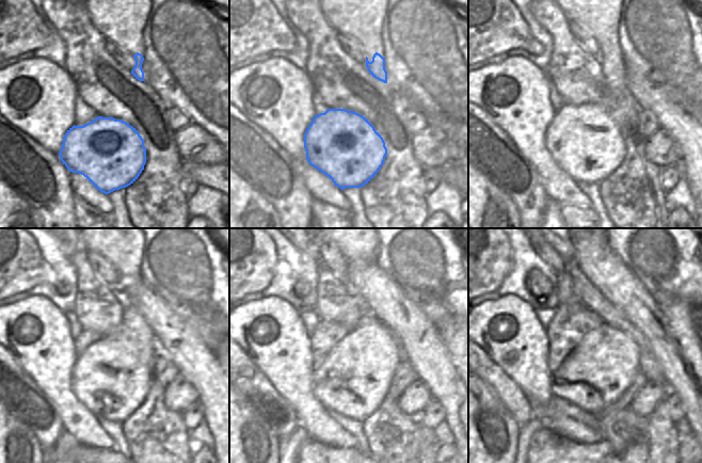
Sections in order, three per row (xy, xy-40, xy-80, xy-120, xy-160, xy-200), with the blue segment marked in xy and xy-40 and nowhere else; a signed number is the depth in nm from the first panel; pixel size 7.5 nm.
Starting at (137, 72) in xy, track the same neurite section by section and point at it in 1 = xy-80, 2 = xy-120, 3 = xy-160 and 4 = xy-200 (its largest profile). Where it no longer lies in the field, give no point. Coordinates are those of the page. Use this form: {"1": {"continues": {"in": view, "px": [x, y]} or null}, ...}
{"1": {"continues": {"in": "xy-80", "px": [615, 72]}}, "2": {"continues": {"in": "xy-120", "px": [112, 378]}}, "3": {"continues": {"in": "xy-160", "px": [353, 380]}}, "4": {"continues": {"in": "xy-200", "px": [600, 369]}}}

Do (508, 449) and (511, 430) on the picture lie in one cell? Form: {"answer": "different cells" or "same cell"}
{"answer": "same cell"}

